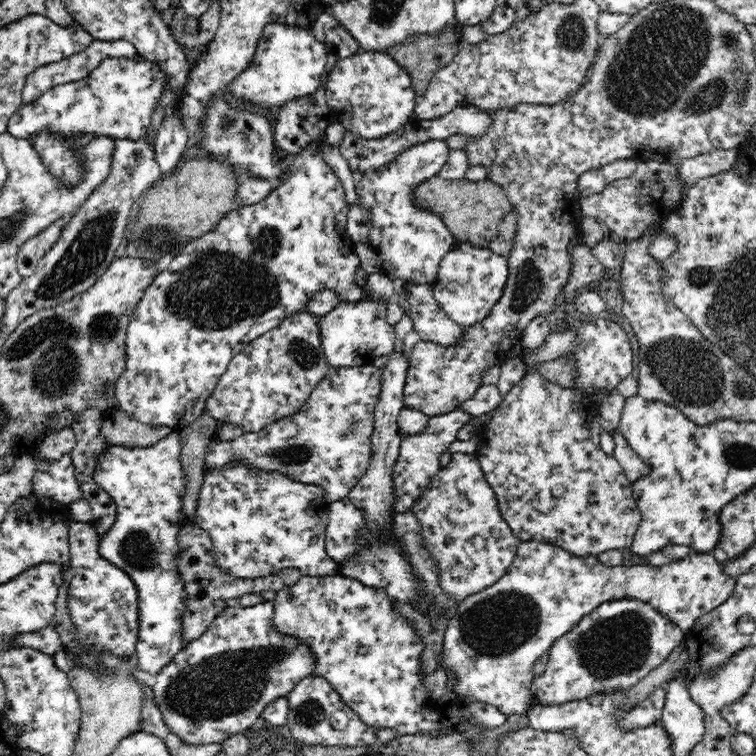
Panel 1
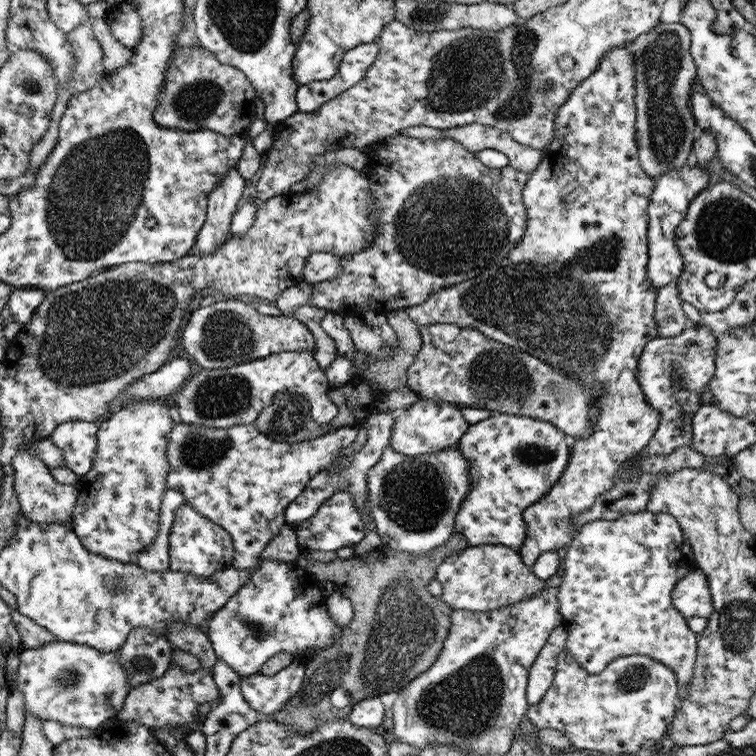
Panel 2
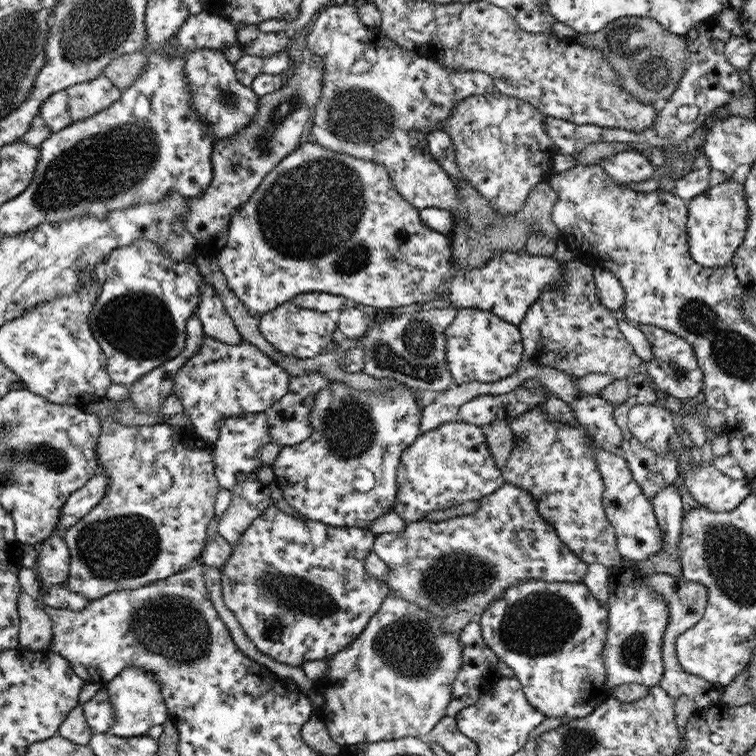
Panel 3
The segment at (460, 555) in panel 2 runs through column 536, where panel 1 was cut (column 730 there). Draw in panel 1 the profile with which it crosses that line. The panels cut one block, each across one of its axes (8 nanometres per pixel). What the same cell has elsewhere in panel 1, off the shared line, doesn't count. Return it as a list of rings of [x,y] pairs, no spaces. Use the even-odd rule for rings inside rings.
[[[521,542],[517,546],[512,566],[501,579],[458,602],[456,612],[449,618],[445,630],[442,652],[438,656],[438,669],[444,669],[448,673],[446,687],[452,693],[458,693],[462,699],[490,704],[507,717],[523,714],[534,703],[531,693],[531,686],[536,678],[532,670],[534,662],[560,636],[570,632],[570,628],[574,628],[578,620],[590,614],[602,602],[622,598],[646,601],[673,620],[686,634],[697,618],[726,602],[734,587],[735,579],[728,577],[722,571],[720,563],[709,553],[692,552],[682,560],[661,567],[648,564],[607,567],[596,555],[574,556],[550,543]]]

